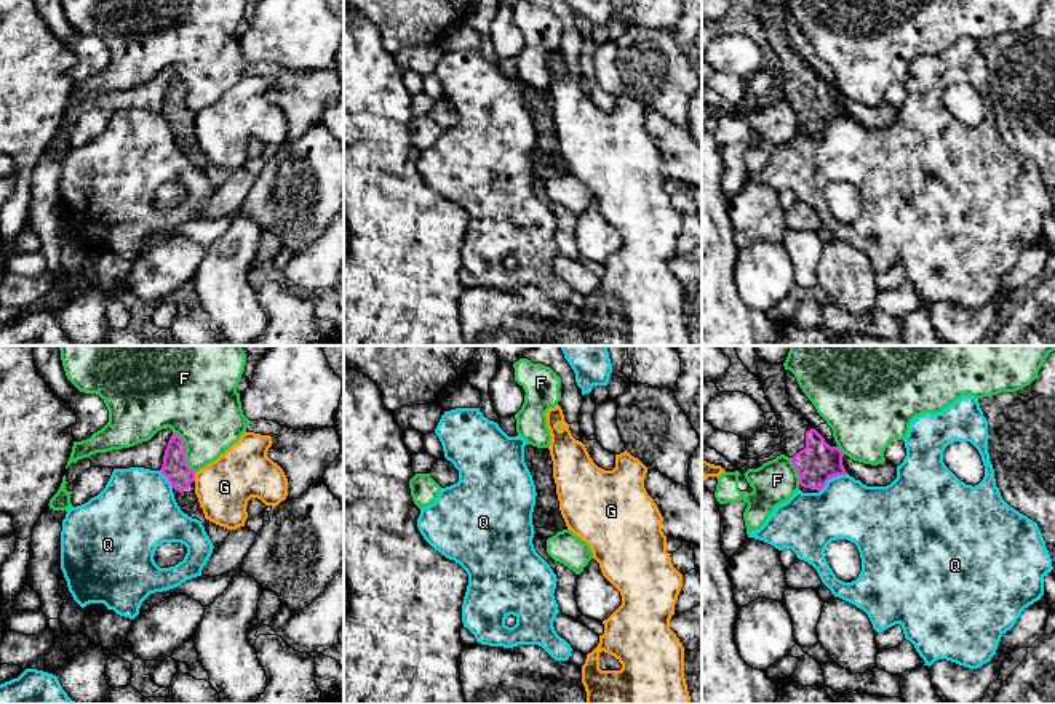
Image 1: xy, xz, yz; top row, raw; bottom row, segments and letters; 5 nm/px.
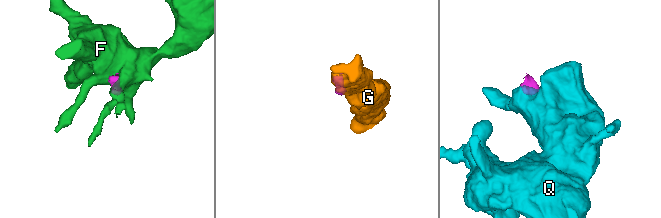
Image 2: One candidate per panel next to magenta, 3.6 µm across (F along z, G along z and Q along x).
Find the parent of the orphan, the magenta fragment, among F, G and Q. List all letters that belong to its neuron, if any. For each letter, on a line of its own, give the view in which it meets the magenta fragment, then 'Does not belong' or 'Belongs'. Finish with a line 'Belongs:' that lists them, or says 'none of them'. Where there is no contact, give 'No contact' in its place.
F: Touches magenta in xy. Does not belong
G: Touches magenta in xy. Does not belong
Q: Touches magenta in yz. Does not belong
Belongs: none of them

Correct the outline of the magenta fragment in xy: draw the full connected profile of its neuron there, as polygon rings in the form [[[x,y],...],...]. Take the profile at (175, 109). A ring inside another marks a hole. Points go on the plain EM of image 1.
[[[173,75],[165,91],[160,114],[171,125],[174,141],[181,152],[189,158],[200,162],[205,168],[209,162],[205,160],[195,136],[195,114],[185,104],[185,93],[184,82],[177,75]]]

